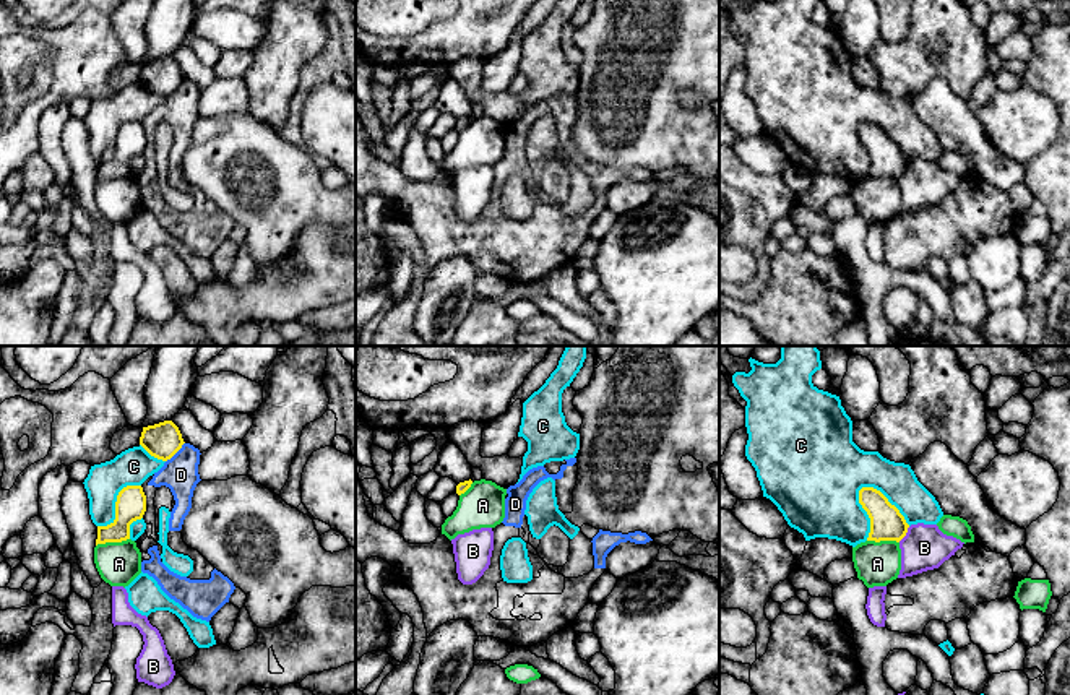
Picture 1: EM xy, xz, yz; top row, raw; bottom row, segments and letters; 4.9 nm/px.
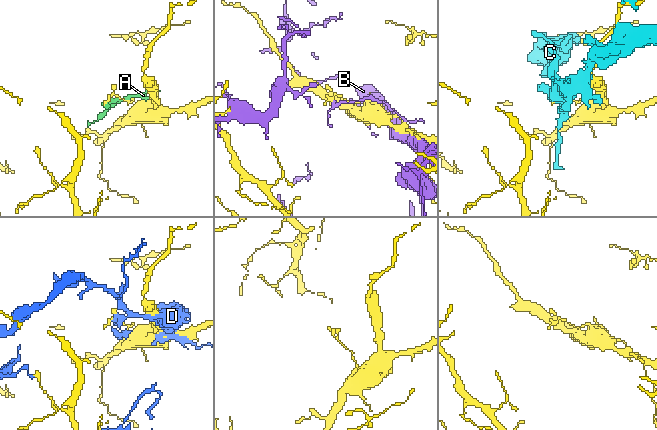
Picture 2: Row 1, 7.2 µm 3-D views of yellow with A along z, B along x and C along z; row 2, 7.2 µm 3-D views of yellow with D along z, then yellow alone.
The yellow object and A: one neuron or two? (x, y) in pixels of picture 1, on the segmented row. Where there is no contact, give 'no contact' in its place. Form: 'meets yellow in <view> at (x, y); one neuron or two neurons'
meets yellow in xy at (112, 541); two neurons

